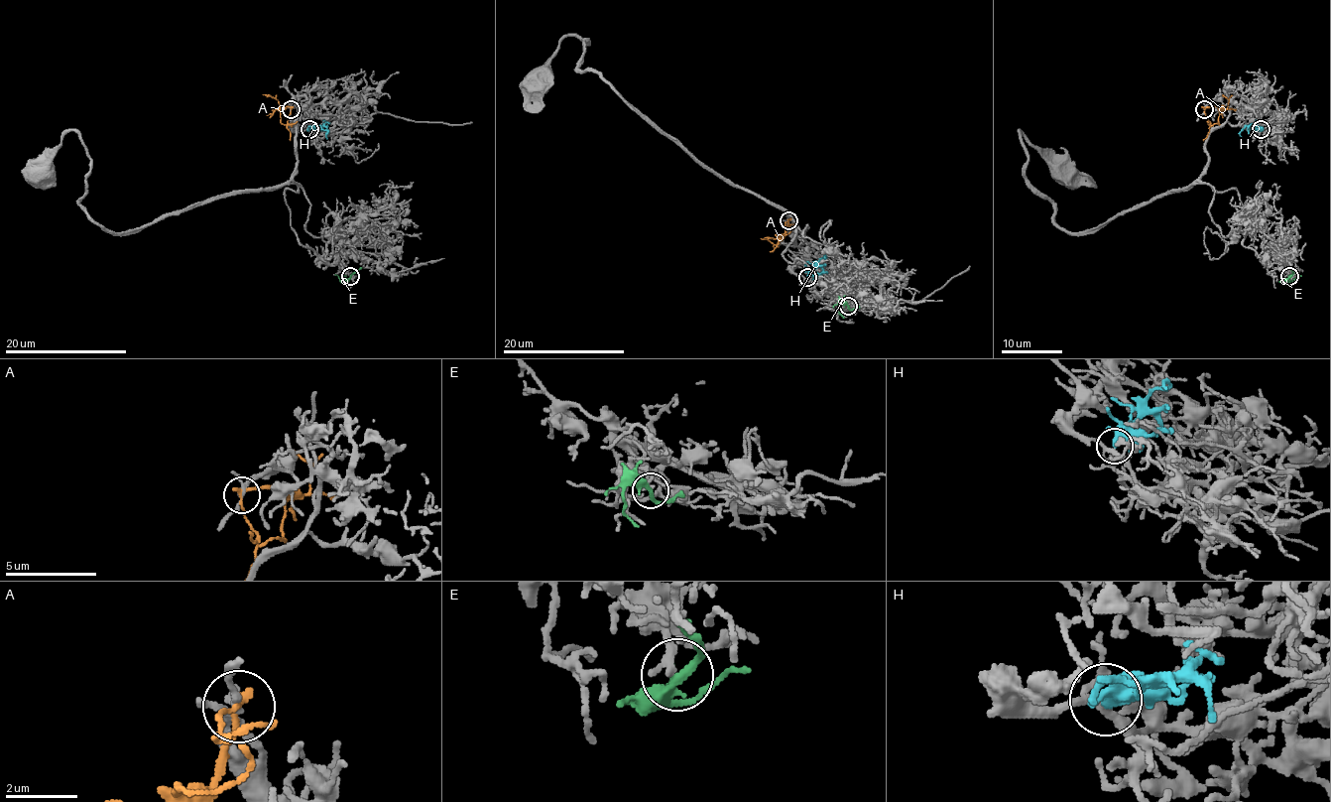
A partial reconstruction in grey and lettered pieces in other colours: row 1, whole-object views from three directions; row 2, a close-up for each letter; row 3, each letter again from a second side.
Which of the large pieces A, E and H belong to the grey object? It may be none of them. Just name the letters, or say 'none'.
H

